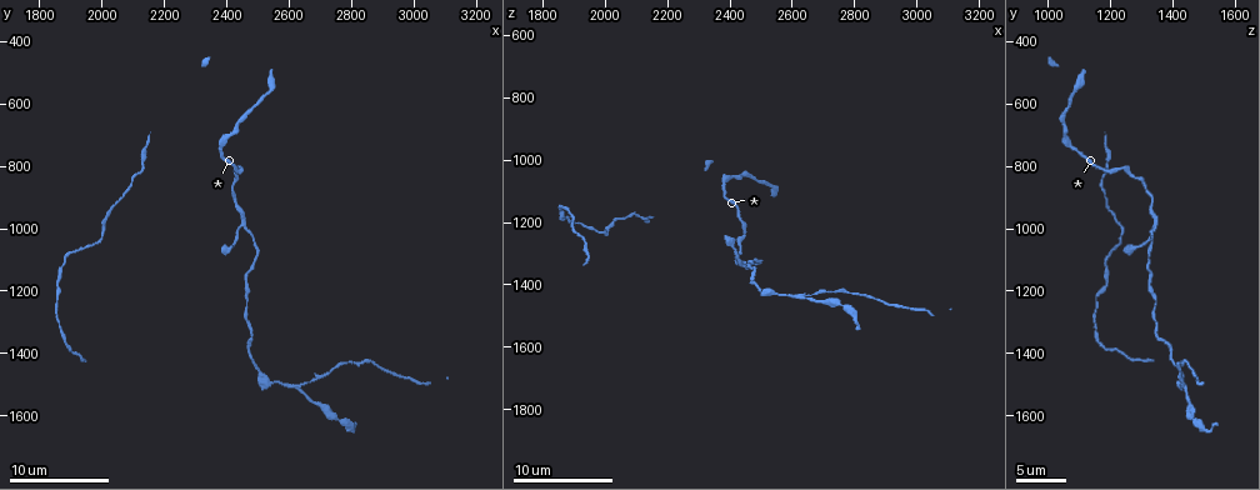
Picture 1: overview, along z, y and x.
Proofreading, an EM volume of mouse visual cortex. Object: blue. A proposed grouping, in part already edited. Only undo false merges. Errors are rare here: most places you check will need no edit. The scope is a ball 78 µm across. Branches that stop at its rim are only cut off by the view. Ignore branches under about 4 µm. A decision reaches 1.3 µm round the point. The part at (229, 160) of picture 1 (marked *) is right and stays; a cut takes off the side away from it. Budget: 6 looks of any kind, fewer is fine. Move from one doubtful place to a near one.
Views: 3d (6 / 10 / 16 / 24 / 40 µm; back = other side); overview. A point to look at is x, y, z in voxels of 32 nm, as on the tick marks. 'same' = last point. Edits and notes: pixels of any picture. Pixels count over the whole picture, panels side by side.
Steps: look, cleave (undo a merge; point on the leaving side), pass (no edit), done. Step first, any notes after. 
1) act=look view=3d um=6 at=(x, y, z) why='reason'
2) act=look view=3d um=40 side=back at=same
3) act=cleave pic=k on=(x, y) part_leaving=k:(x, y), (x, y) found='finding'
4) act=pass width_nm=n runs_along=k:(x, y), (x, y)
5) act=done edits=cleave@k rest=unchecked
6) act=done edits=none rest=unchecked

act=look view=3d um=16 at=(2370, 760, 1100)

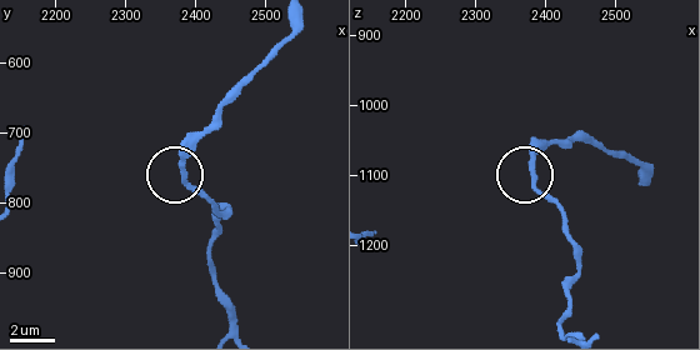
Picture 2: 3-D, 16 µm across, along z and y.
act=pass runs_along=2:(548, 198), (529, 166), (554, 140) found='all the same cell'

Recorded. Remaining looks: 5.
act=look view=3d um=10 at=(2470, 1390, 1400) why='calibre changes'

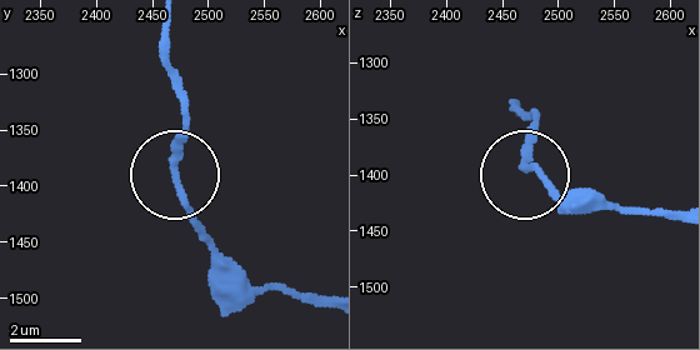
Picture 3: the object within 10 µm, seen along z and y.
act=pass width_nm=220 runs_along=3:(165, 23), (165, 66), (184, 111), (178, 175), (219, 270) found='all the same cell'

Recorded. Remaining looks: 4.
act=look view=3d um=10 at=(2630, 1500, 1440) why='three arms meet'

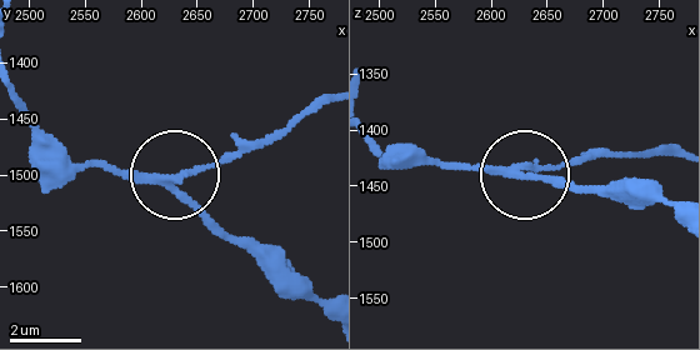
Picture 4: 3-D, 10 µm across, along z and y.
act=look view=3d um=6 at=(2632, 1512, 1438) why='zoom in'

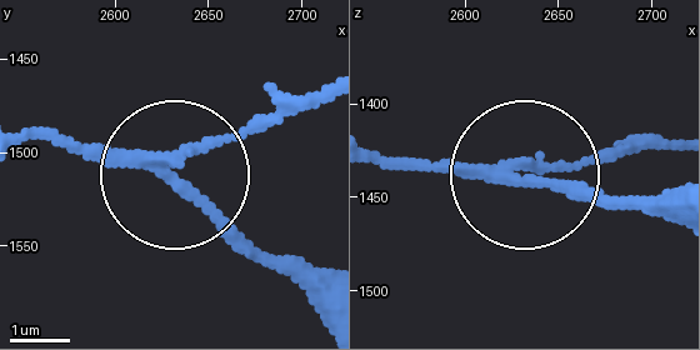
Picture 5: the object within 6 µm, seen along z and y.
act=cleave pic=5 on=(241, 130) side_arm_um=9 part_leaving=5:(161, 156), (320, 106) found='two cells meet here'

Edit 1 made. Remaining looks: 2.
act=done edits=cleave@5 rest=unchecked

